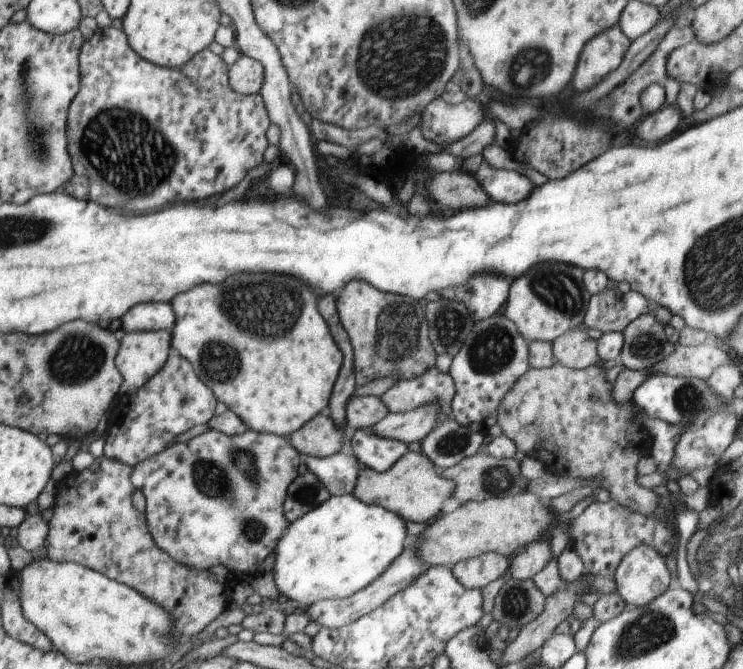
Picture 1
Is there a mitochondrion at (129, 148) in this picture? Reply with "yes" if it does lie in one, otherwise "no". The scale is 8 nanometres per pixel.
yes

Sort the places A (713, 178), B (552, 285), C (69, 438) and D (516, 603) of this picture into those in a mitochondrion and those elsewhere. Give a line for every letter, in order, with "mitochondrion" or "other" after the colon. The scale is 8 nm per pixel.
A: other
B: mitochondrion
C: other
D: mitochondrion

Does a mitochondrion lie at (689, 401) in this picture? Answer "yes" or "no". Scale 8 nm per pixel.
yes

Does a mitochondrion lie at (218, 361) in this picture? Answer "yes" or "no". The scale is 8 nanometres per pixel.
yes

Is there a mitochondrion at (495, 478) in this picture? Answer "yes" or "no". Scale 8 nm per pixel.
yes

